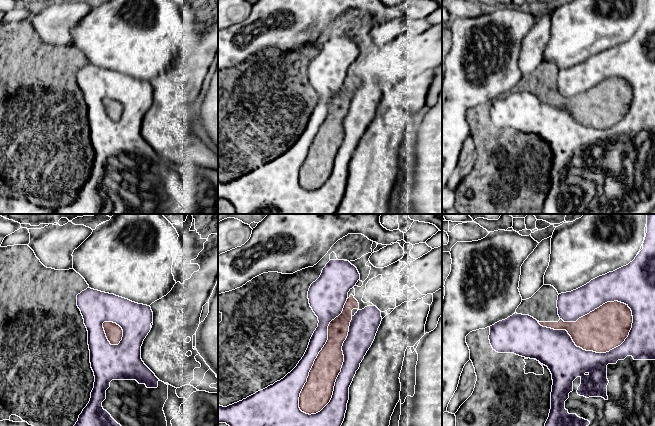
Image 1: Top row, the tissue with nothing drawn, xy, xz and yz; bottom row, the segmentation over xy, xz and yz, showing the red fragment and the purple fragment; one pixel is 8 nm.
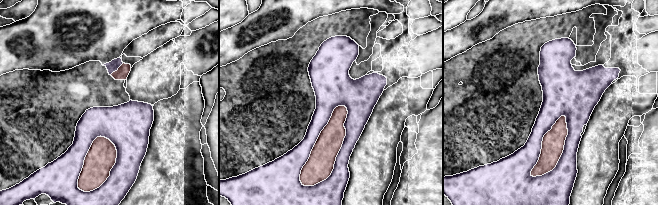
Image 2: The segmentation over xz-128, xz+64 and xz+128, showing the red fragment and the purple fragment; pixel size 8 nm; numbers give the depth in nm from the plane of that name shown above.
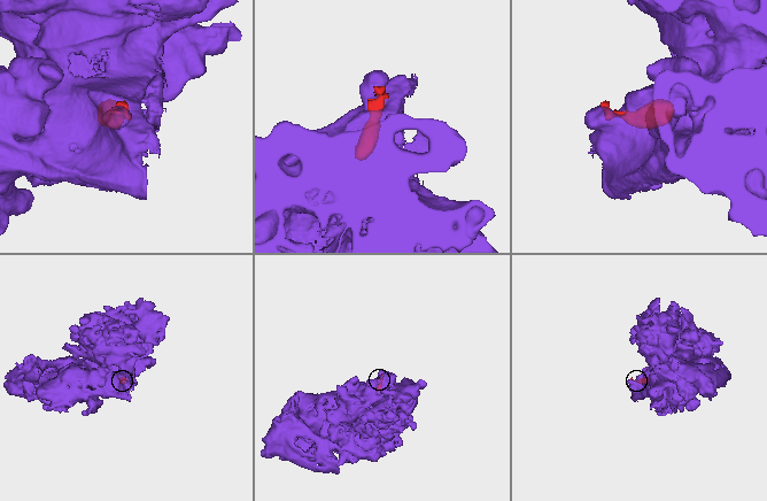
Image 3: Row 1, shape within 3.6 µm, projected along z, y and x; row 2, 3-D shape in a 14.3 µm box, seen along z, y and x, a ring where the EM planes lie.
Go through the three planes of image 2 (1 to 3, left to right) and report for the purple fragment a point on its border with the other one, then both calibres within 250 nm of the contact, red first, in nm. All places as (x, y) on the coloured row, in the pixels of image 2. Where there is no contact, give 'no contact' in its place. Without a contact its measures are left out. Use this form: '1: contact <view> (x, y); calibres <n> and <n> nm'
1: contact xz-128 (84, 160); calibres 240 and 300 nm
2: contact xz+64 (316, 142); calibres 220 and 180 nm
3: contact xz+128 (542, 145); calibres 180 and 220 nm

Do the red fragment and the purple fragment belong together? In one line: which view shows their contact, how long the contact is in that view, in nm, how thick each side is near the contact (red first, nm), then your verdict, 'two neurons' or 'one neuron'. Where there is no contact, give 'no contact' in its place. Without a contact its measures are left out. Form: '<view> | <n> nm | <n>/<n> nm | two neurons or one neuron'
xz | 1000 nm | 220/160 nm | two neurons

